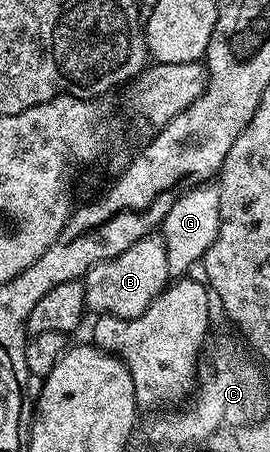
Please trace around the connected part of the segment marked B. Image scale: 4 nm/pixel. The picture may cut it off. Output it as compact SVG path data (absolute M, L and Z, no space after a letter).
M161 233L146 234L120 256L93 266L82 282L85 309L95 315L114 314L118 318L140 316L162 295L172 275L168 272L168 252L164 252Z

